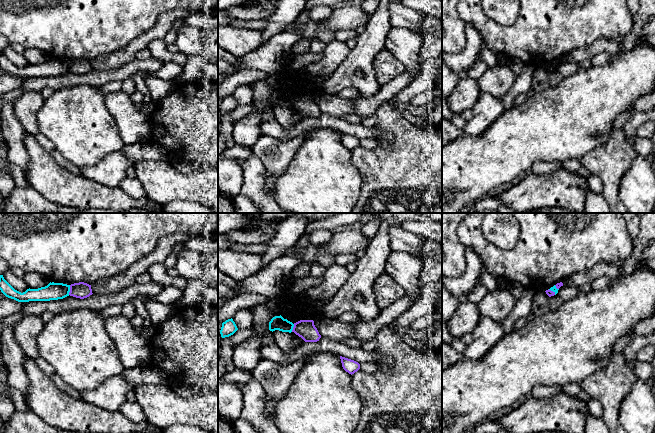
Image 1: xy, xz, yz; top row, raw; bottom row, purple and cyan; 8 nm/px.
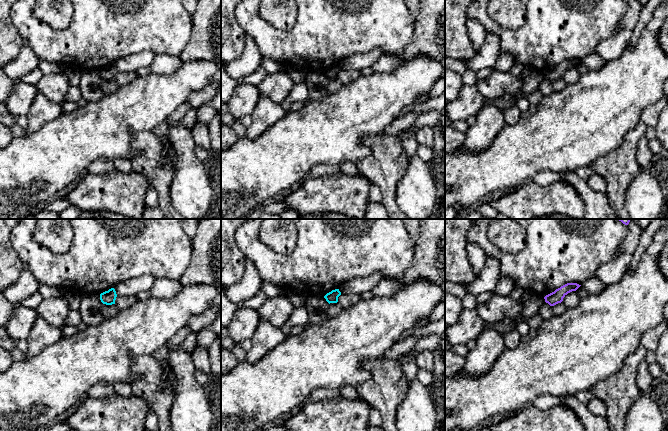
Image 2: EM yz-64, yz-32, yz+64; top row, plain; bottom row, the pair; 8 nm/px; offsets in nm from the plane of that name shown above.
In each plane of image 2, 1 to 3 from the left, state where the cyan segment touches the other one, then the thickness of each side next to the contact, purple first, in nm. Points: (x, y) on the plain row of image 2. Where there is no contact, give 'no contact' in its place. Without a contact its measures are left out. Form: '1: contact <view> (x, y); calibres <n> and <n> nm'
1: no contact
2: no contact
3: no contact

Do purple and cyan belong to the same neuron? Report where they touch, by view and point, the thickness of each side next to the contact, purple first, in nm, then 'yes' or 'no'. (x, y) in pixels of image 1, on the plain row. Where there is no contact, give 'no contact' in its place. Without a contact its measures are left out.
meets purple in xy at (70, 66); 130 nm thick on the purple side, 140 nm on the other; no

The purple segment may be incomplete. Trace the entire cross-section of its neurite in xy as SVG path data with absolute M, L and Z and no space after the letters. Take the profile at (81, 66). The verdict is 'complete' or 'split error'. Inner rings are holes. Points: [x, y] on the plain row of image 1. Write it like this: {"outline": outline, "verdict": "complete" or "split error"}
{"outline": "M79 58L70 61L70 68L69 68L70 72L84 75L92 70L93 69L92 69L91 61L87 59Z", "verdict": "complete"}

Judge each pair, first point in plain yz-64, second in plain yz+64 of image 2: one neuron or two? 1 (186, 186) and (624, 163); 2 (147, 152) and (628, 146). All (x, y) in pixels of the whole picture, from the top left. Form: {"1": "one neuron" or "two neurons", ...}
{"1": "two neurons", "2": "one neuron"}

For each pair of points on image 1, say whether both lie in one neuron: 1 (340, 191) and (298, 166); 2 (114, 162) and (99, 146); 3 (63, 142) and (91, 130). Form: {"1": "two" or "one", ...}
{"1": "one", "2": "two", "3": "one"}

